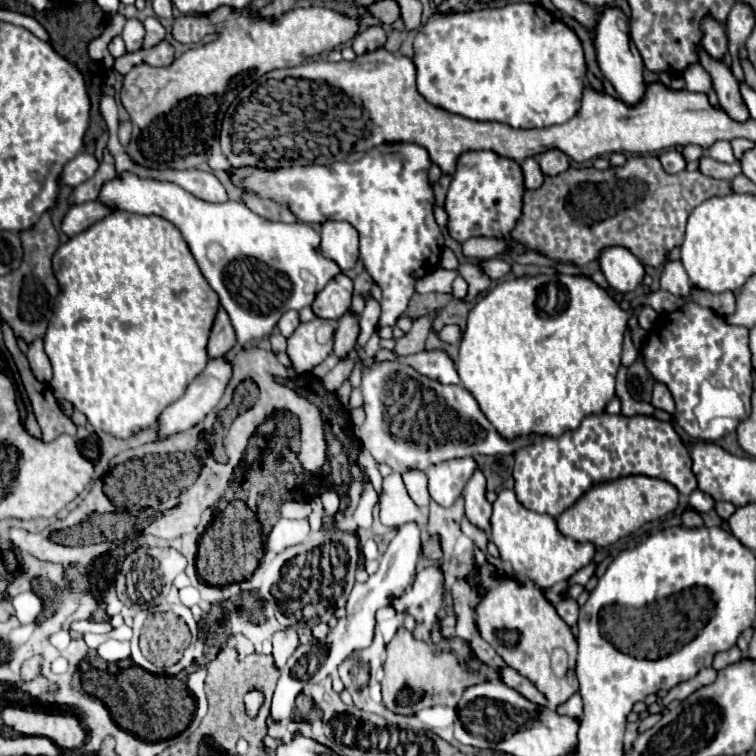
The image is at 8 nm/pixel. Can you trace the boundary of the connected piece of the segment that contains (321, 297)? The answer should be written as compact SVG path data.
M340 273L332 279L314 299L312 311L322 319L340 319L350 309L352 299L352 281Z

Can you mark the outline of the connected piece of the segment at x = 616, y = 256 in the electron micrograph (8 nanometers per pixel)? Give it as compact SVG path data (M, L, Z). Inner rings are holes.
M608 247L600 255L600 267L606 281L620 293L634 291L644 279L644 265L624 247Z

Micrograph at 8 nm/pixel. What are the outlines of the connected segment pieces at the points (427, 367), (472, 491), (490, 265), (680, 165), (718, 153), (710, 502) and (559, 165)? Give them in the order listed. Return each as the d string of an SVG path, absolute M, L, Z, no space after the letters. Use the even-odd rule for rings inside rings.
M444 349L420 351L414 355L402 357L402 361L412 365L422 375L428 375L430 379L436 379L440 383L452 383L452 385L460 383L460 377L456 373L456 365Z
M478 469L474 471L472 479L468 481L464 489L466 499L466 517L472 525L476 525L480 531L490 531L490 517L492 517L492 505L484 497L486 493L486 477Z
M494 257L494 259L486 259L486 261L480 261L478 265L480 265L480 269L482 269L492 281L504 277L504 275L510 271L510 263L506 263L504 259L498 259L498 257Z
M676 149L662 151L662 153L658 155L658 159L660 159L660 163L662 163L664 171L666 171L666 173L670 173L670 175L680 173L680 171L686 167L684 157L682 157L682 155L680 155L680 151L676 151Z
M728 141L714 143L714 145L706 151L706 155L710 155L712 159L716 159L716 161L720 161L720 163L736 163L736 157L734 157L732 147L730 147Z
M696 489L696 491L690 495L690 505L692 505L698 513L710 513L710 511L714 509L714 499L712 499L708 493Z
M552 149L540 155L540 169L544 175L558 175L570 167L568 157L560 149Z

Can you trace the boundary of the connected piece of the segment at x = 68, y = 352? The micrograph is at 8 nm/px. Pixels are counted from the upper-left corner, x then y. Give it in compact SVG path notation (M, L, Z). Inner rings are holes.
M112 211L104 219L96 221L92 227L70 237L66 243L62 243L58 247L58 251L54 255L54 275L58 279L60 293L56 297L52 319L50 319L46 335L44 335L44 349L54 367L54 379L50 381L50 385L54 389L56 399L68 399L70 403L74 403L74 407L78 411L82 411L88 417L88 421L92 423L94 429L102 429L102 431L122 437L122 439L130 437L134 431L156 427L156 417L160 415L160 411L168 403L174 403L176 399L180 399L180 395L184 395L186 387L204 371L204 367L208 363L206 341L208 341L216 311L220 307L220 299L218 299L216 291L212 291L212 287L204 279L204 275L202 275L194 255L190 253L184 237L180 235L180 231L172 223L168 223L166 219L156 217L156 215L146 217L146 215L126 213L126 211ZM62 259L68 261L68 267L60 265Z

